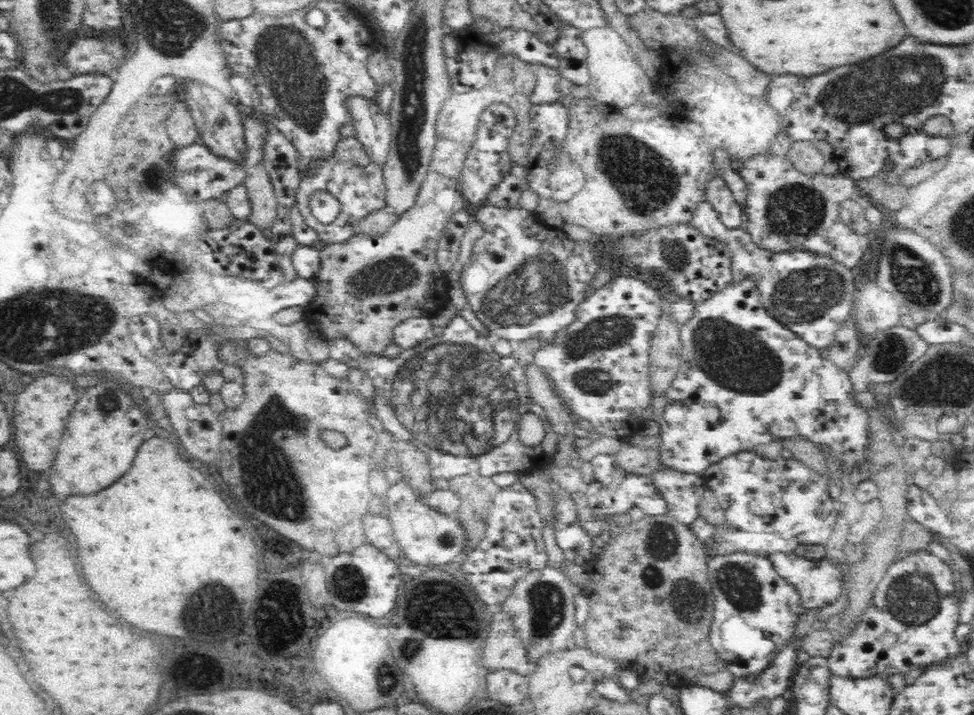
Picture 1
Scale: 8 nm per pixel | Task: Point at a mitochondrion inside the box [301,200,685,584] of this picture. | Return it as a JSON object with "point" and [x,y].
{"point":[455,403]}

